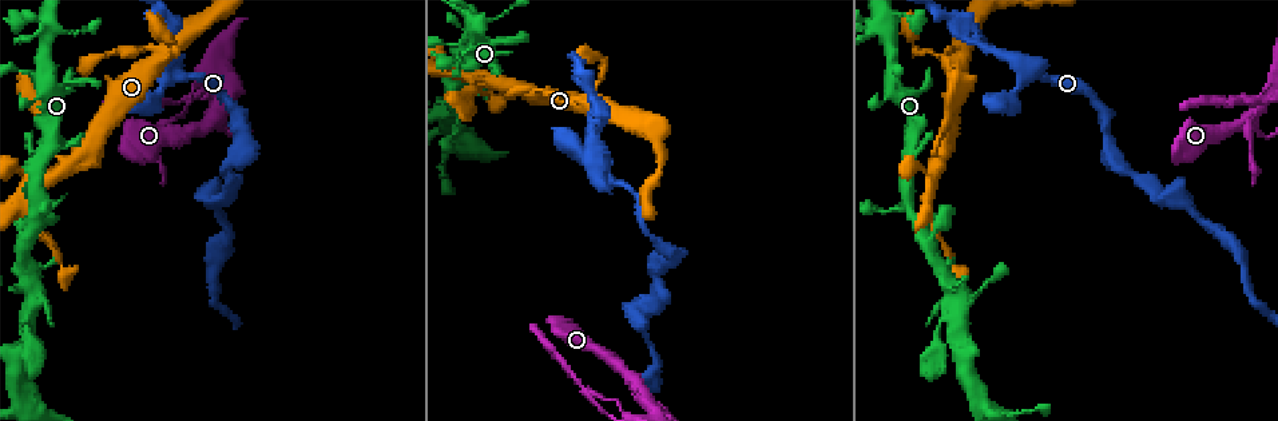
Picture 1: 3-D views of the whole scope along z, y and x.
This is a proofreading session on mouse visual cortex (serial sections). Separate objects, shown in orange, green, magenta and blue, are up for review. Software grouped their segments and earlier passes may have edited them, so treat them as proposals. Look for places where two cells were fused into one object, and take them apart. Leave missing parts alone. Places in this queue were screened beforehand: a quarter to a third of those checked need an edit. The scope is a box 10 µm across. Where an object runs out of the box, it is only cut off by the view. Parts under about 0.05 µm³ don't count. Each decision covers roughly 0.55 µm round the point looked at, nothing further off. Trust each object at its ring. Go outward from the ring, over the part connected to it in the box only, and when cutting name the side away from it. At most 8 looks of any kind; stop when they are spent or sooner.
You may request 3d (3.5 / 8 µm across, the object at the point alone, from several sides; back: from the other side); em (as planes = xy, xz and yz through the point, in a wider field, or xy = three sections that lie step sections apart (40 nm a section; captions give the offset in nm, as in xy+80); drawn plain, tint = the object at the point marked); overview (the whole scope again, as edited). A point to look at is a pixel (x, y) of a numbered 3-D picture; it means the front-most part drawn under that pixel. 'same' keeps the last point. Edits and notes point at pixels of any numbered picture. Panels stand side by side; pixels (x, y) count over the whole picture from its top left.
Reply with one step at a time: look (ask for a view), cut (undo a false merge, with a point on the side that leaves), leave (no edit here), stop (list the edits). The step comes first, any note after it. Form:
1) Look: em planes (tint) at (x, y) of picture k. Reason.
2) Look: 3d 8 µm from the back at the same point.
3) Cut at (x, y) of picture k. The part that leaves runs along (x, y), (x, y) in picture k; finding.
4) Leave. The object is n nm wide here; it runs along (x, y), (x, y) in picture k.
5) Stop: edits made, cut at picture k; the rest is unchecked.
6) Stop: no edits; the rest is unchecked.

Look: 3d 8 µm at (886, 23) of picture 1. Narrows sharply.

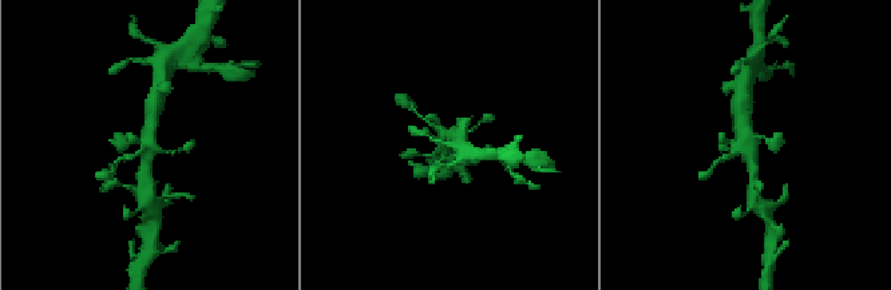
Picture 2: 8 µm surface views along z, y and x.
Look: em xy step 3 (tint) at the same point. Need the tissue.

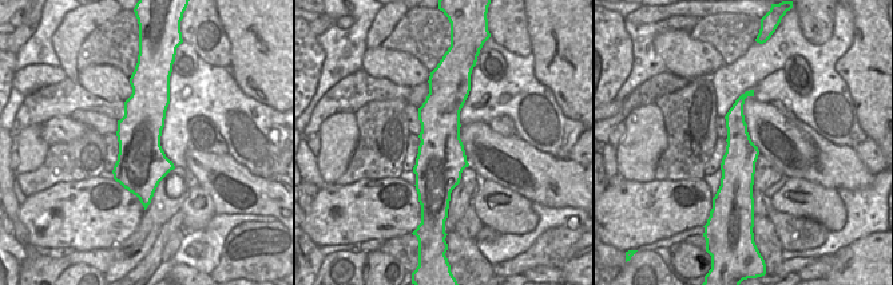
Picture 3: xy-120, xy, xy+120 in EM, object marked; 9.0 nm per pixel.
Leave. The object is 440 nm wide here; it runs along (753, 182), (748, 144), (775, 143) in picture 2; all the same cell.

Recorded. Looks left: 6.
Look: 3d 3.5 µm at (928, 195) of picture 1. Thick turns thin.

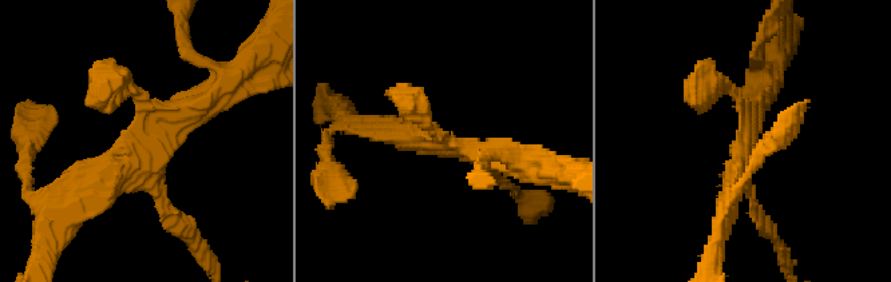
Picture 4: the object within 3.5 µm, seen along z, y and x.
Look: em xy step 2 (plain) at (452, 147) of picture 4. 4 arms meet here; the arms are 100, 150, 300, 300 nm wide; need the tissue.

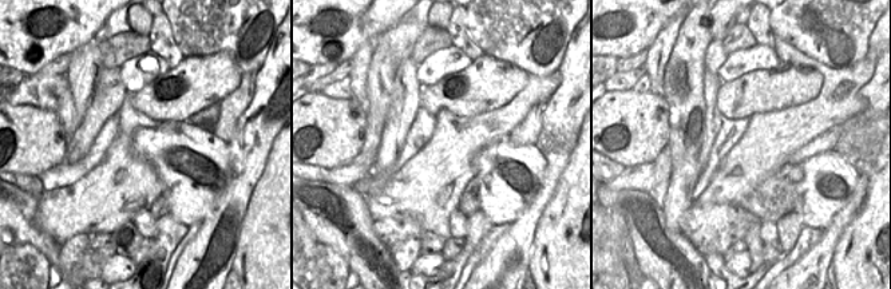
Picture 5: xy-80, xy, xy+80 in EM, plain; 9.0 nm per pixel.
Look: em xy step 2 (tint) at the same point.

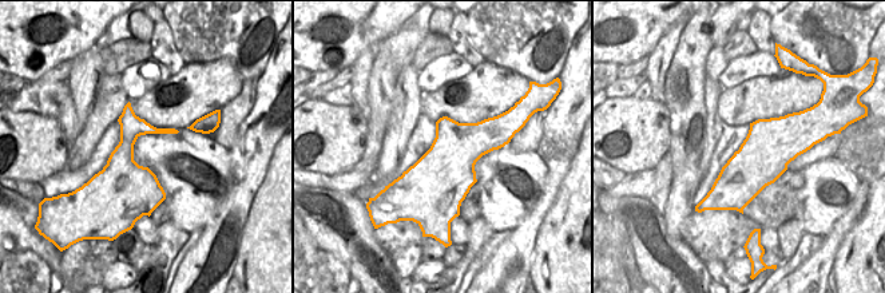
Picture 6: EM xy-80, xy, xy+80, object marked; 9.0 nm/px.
Leave. It runs along (764, 91), (747, 145), (747, 186), (764, 226) in picture 4; one cell here.

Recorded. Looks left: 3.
Look: 3d 3.5 µm at (34, 305) of picture 1. Four-way junction.

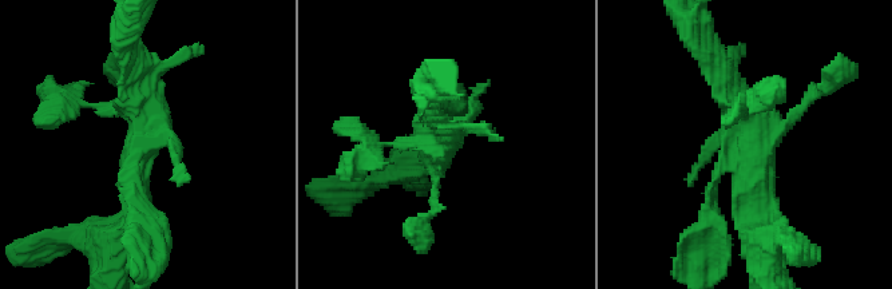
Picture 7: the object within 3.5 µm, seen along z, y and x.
Look: em xy step 3 (tint) at (142, 140) of picture 7.

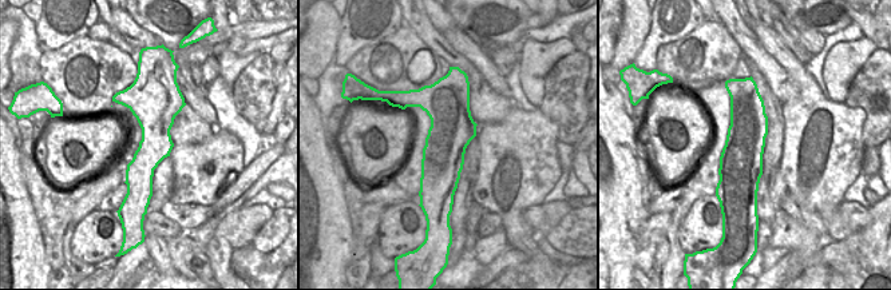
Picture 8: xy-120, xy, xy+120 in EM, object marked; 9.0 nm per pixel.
Look: em xy step 2 (tint) at the same point.

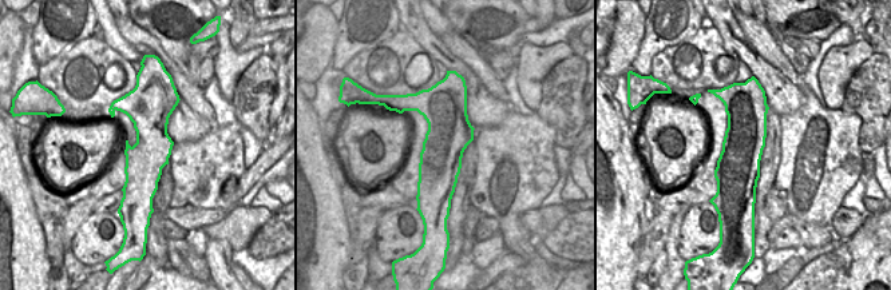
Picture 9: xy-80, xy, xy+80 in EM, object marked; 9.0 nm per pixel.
Leave. It runs along (720, 59), (750, 125), (757, 228) in picture 7; continuous, no second cell.

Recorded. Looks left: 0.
Stop: no edits; the rest is unchecked.

